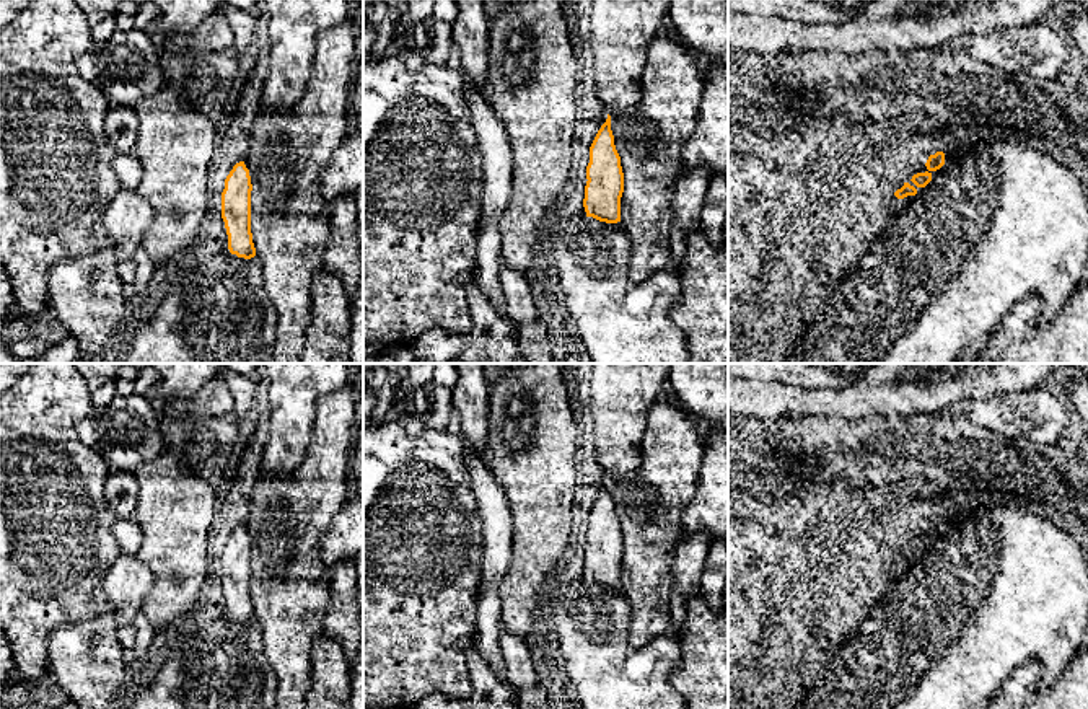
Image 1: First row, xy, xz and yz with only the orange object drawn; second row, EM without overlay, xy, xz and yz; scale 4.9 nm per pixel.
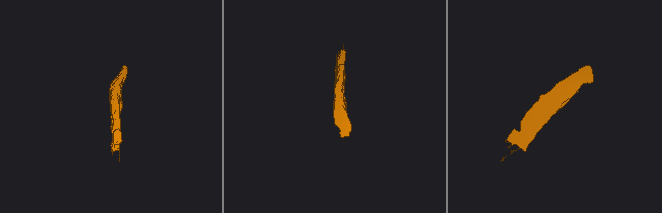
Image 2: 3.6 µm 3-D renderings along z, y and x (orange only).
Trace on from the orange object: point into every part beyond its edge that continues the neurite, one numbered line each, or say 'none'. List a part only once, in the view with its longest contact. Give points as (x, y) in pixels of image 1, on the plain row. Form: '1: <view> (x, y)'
none

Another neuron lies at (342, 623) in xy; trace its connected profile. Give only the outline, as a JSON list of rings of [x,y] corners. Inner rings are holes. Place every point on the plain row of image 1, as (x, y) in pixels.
[[[353,561],[329,567],[331,603],[324,618],[324,634],[340,644],[349,667],[353,667],[362,641],[362,619],[357,608],[357,569]]]

